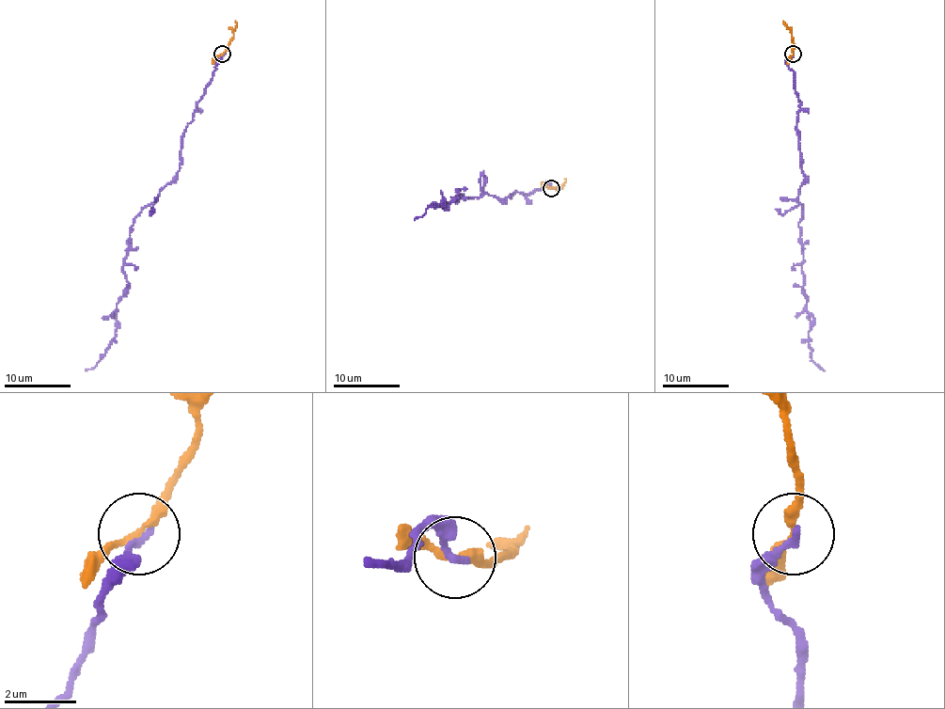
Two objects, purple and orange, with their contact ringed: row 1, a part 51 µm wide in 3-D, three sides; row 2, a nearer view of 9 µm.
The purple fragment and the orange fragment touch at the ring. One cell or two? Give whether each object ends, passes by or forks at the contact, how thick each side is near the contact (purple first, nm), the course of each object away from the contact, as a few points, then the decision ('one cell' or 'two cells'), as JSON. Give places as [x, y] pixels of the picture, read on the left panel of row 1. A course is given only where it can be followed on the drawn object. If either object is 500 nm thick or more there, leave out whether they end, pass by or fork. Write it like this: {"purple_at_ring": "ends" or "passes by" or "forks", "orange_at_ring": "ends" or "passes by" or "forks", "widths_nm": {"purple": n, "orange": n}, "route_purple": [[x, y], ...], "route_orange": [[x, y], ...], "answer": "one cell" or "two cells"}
{"purple_at_ring": "ends", "orange_at_ring": "passes by", "widths_nm": {"purple": 240, "orange": 200}, "route_purple": [[222, 55], [185, 128], [178, 174], [133, 224], [123, 265], [128, 291], [117, 305], [115, 338], [85, 370]], "route_orange": [[222, 54], [232, 37], [235, 21]], "answer": "one cell"}

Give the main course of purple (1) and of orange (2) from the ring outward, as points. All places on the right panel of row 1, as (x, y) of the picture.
1: (793, 55), (786, 62), (800, 103), (803, 291), (813, 318), (808, 338), (811, 359), (825, 370)
2: (793, 54), (793, 37), (783, 21)

